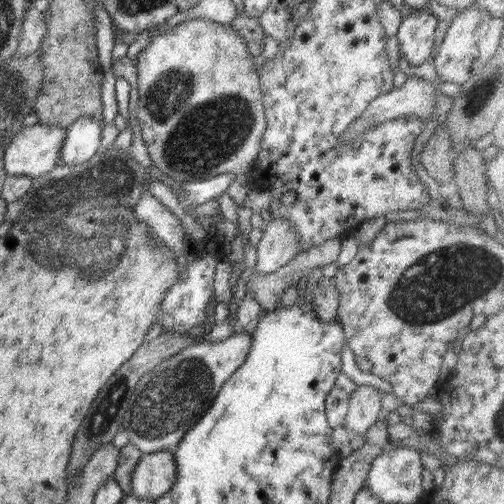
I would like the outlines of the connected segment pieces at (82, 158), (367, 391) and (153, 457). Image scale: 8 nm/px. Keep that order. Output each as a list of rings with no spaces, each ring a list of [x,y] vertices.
[[[89,117],[78,118],[66,129],[66,139],[62,143],[60,165],[82,165],[100,150],[102,127]]]
[[[356,386],[349,397],[345,426],[356,434],[365,435],[380,416],[381,390],[372,386]]]
[[[168,451],[145,453],[134,469],[131,484],[132,494],[138,498],[155,501],[174,485],[176,462]]]

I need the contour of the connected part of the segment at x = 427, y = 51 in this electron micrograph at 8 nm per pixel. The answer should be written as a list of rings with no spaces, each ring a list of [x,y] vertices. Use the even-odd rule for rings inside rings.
[[[428,8],[423,10],[408,10],[404,13],[396,35],[400,48],[399,53],[412,67],[424,64],[432,56],[436,44],[434,32],[436,32],[436,26],[438,26],[437,21],[438,18],[430,13]]]

